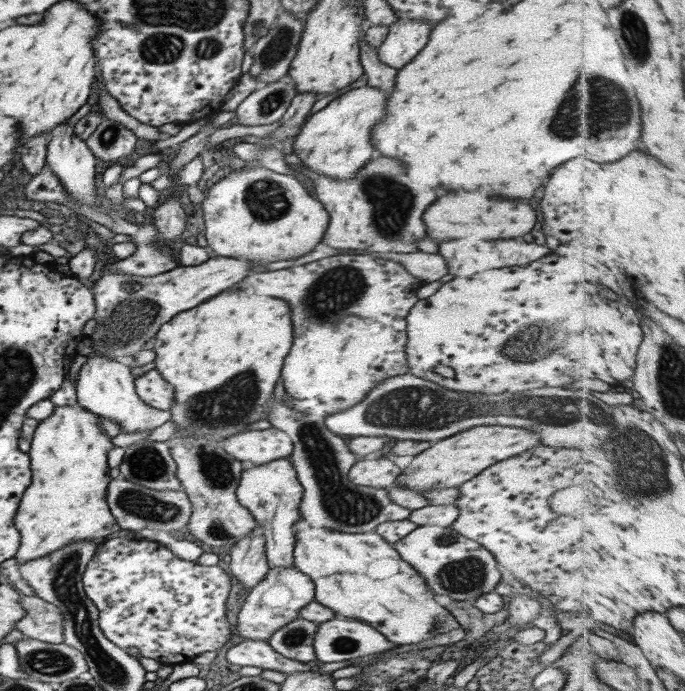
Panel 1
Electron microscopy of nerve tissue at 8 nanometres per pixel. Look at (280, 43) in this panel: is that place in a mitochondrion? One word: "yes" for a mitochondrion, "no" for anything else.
yes

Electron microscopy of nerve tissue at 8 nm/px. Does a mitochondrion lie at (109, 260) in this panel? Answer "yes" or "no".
no

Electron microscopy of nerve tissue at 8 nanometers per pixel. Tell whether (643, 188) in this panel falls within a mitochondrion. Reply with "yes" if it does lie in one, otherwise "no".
no

